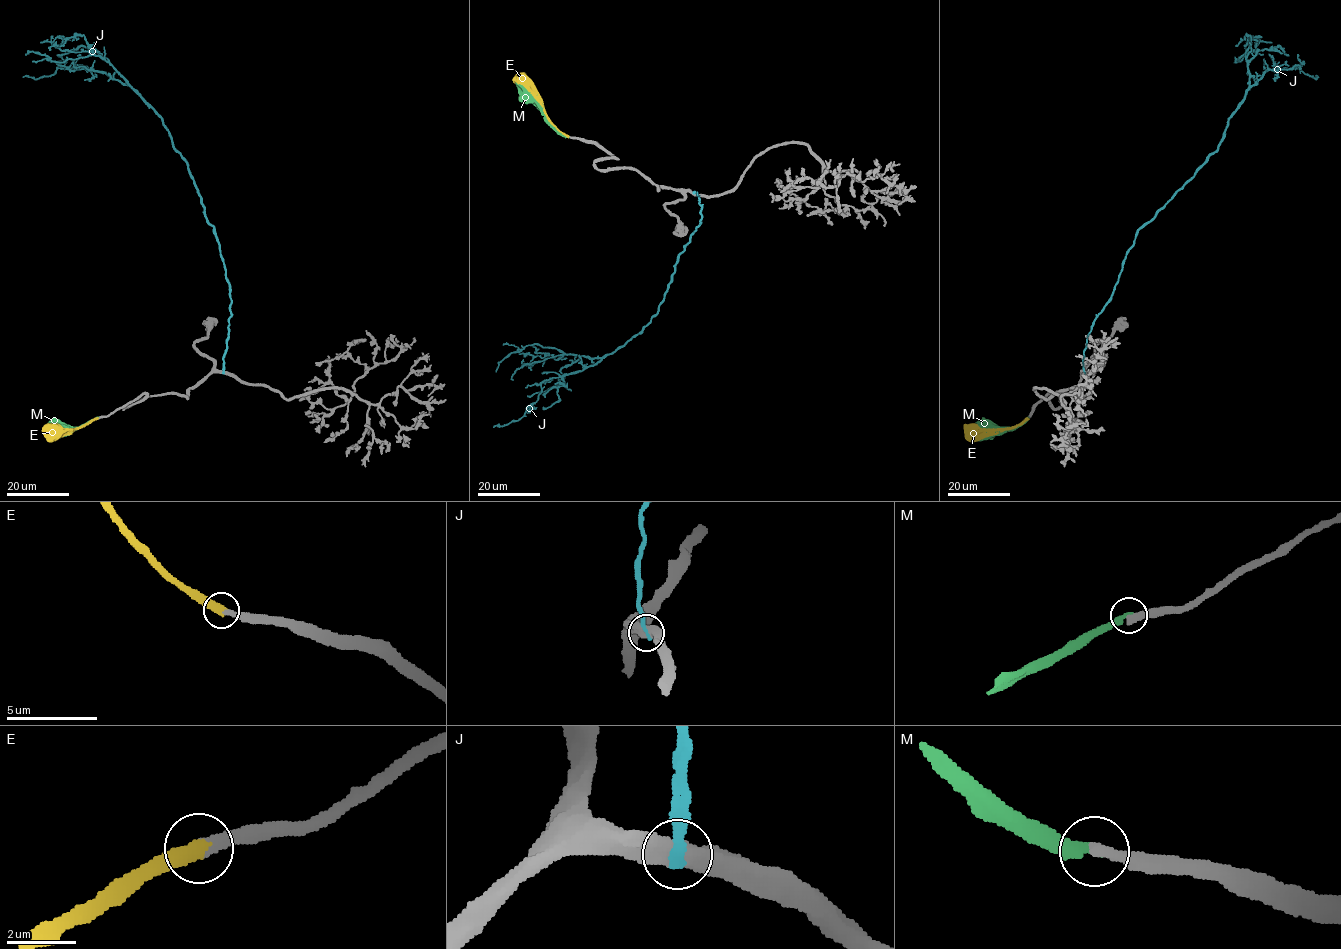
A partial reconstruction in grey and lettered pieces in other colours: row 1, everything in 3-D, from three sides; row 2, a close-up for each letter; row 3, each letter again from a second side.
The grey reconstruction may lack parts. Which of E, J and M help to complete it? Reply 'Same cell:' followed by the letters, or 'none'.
Same cell: E

